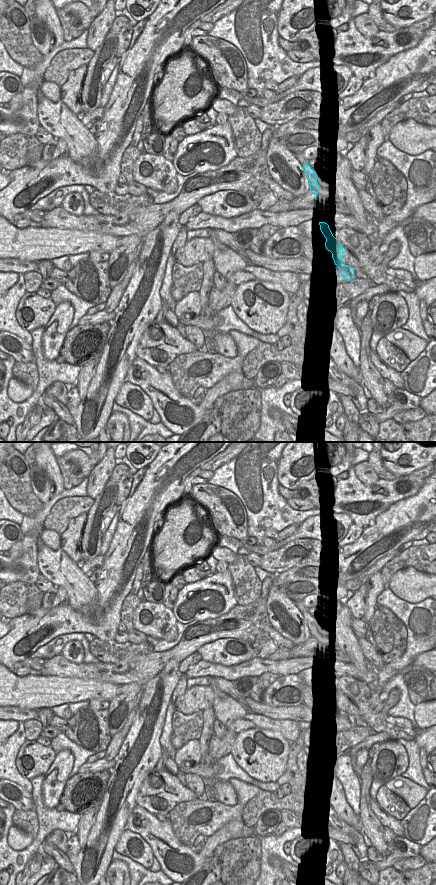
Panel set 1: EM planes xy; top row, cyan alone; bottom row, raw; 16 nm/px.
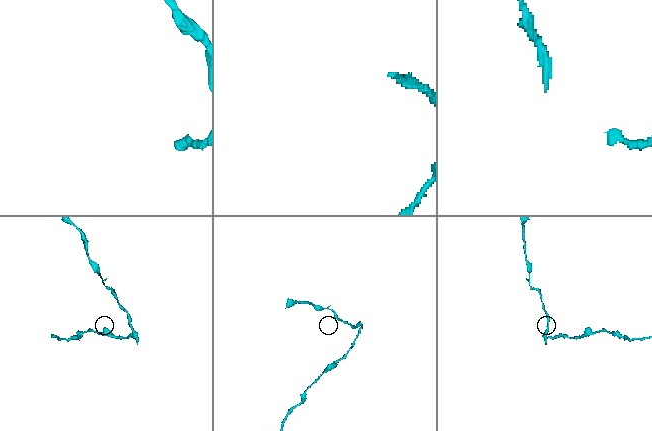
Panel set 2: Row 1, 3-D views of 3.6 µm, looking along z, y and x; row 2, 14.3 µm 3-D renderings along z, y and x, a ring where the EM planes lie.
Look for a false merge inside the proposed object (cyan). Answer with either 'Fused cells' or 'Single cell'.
Fused cells

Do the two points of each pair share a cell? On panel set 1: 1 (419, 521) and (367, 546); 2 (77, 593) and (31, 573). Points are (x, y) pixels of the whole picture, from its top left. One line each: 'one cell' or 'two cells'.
1: one cell
2: two cells

